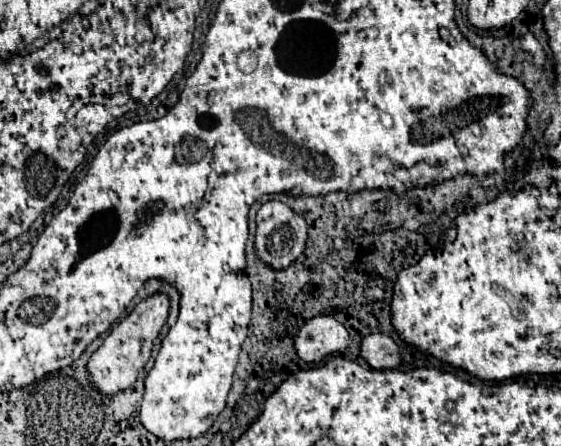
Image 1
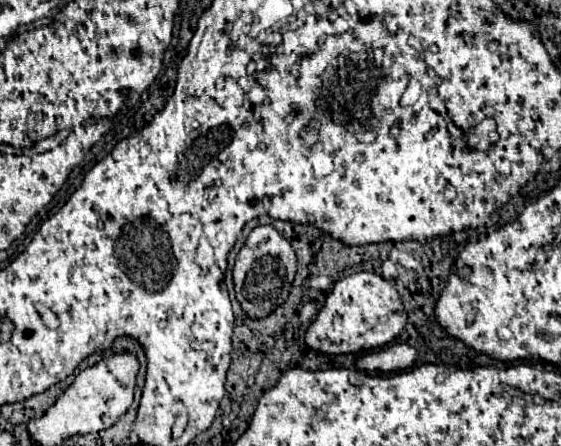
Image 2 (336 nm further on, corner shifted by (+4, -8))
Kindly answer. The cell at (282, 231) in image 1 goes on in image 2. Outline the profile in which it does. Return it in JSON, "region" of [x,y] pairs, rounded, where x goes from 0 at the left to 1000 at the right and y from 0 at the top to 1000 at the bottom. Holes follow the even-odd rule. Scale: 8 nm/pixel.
{"region":[[[474,502],[474,507],[456,507],[446,520],[431,561],[421,574],[421,596],[417,596],[421,668],[446,713],[471,713],[488,691],[506,682],[506,673],[517,659],[517,641],[528,614],[528,592],[531,578],[524,556],[492,511]]]}

